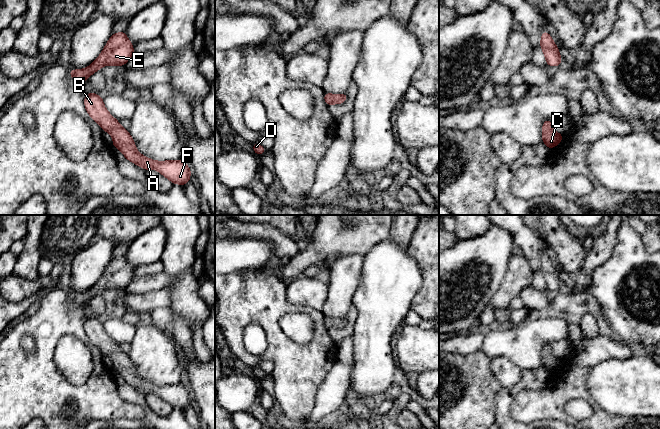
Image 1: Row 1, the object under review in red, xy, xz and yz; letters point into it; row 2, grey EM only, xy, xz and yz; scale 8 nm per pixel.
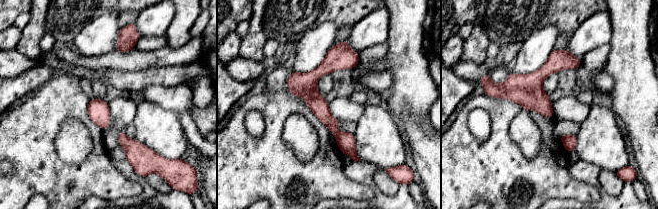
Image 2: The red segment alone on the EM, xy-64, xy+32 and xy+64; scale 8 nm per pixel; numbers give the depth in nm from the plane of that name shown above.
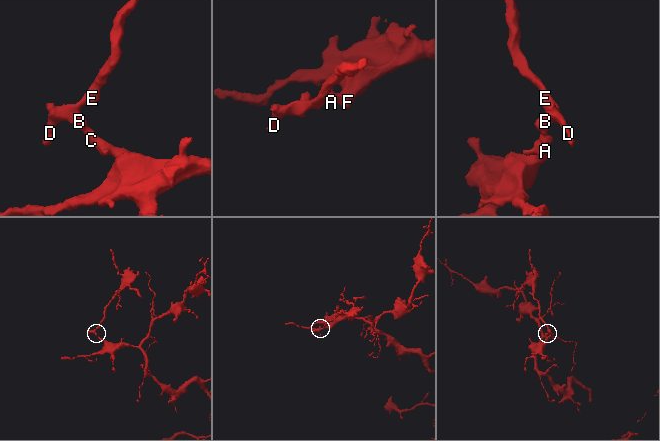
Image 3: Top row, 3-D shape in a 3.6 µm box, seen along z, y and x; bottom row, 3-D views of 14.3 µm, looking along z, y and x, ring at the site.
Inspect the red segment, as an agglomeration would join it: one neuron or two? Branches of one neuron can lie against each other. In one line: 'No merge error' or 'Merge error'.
No merge error

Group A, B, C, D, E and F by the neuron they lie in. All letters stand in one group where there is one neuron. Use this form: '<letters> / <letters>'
A B C D E F

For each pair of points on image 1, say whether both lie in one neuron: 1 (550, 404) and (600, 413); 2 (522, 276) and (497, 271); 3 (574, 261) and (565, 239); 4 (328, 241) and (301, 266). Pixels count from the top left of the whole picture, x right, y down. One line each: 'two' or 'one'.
1: one
2: two
3: one
4: one

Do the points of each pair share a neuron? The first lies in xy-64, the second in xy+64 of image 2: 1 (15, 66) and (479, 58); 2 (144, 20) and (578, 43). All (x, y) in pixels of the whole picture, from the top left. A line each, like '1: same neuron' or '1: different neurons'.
1: different neurons
2: same neuron

